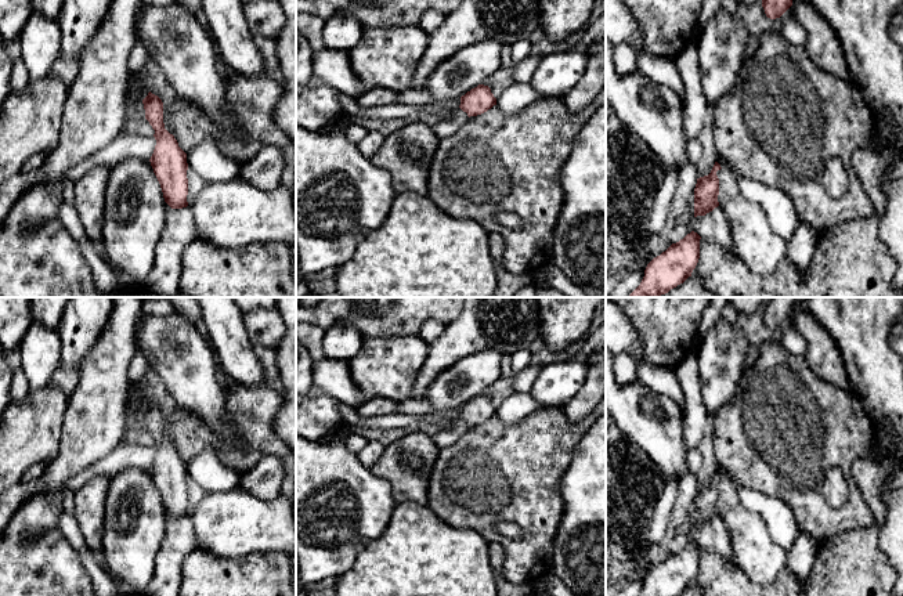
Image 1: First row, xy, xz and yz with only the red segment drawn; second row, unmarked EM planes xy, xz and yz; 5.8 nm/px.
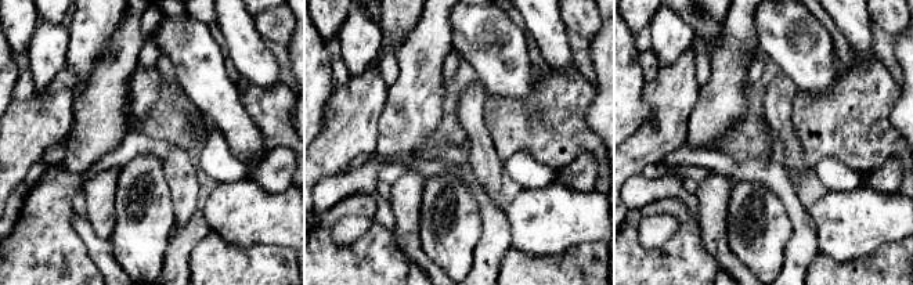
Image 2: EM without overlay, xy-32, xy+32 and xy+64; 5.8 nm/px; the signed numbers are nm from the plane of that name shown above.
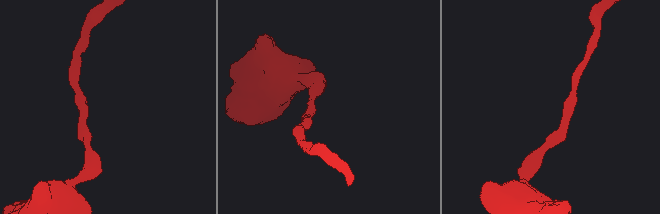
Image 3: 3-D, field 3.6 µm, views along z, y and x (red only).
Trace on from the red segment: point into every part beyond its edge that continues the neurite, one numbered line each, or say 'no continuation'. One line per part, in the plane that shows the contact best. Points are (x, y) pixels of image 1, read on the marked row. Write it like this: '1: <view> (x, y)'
no continuation

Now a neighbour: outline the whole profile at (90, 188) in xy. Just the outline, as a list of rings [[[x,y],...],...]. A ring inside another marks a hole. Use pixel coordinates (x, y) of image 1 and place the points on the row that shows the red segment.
[[[98,166],[75,181],[75,209],[79,214],[86,236],[95,243],[95,249],[109,261],[102,246],[102,224],[105,212],[105,192],[111,170]]]

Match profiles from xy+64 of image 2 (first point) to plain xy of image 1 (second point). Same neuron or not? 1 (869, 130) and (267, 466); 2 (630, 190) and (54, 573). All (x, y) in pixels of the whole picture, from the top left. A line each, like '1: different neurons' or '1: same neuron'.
1: different neurons
2: different neurons

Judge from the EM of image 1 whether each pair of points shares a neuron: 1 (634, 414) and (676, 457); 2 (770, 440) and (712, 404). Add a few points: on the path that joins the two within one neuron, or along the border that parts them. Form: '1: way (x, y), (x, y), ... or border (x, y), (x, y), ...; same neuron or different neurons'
1: way (645, 425), (665, 445); same neuron
2: border (739, 380), (734, 393), (712, 416); different neurons

